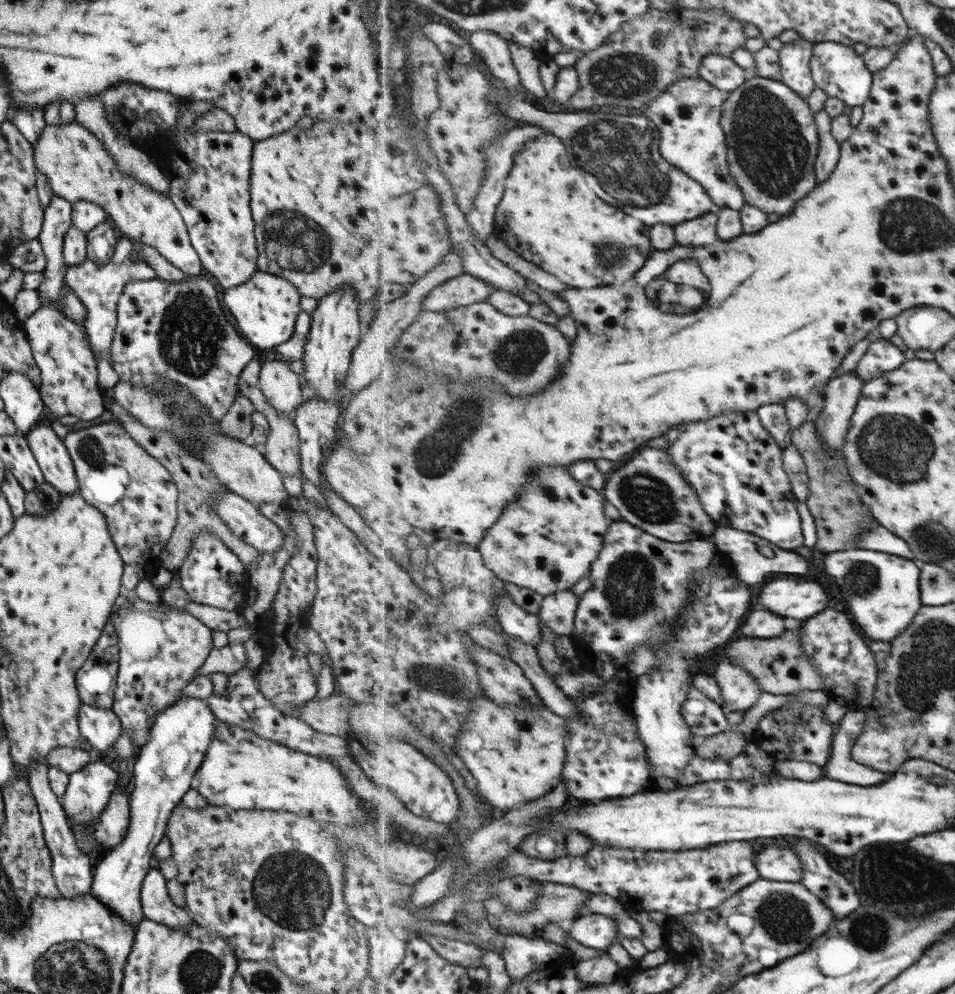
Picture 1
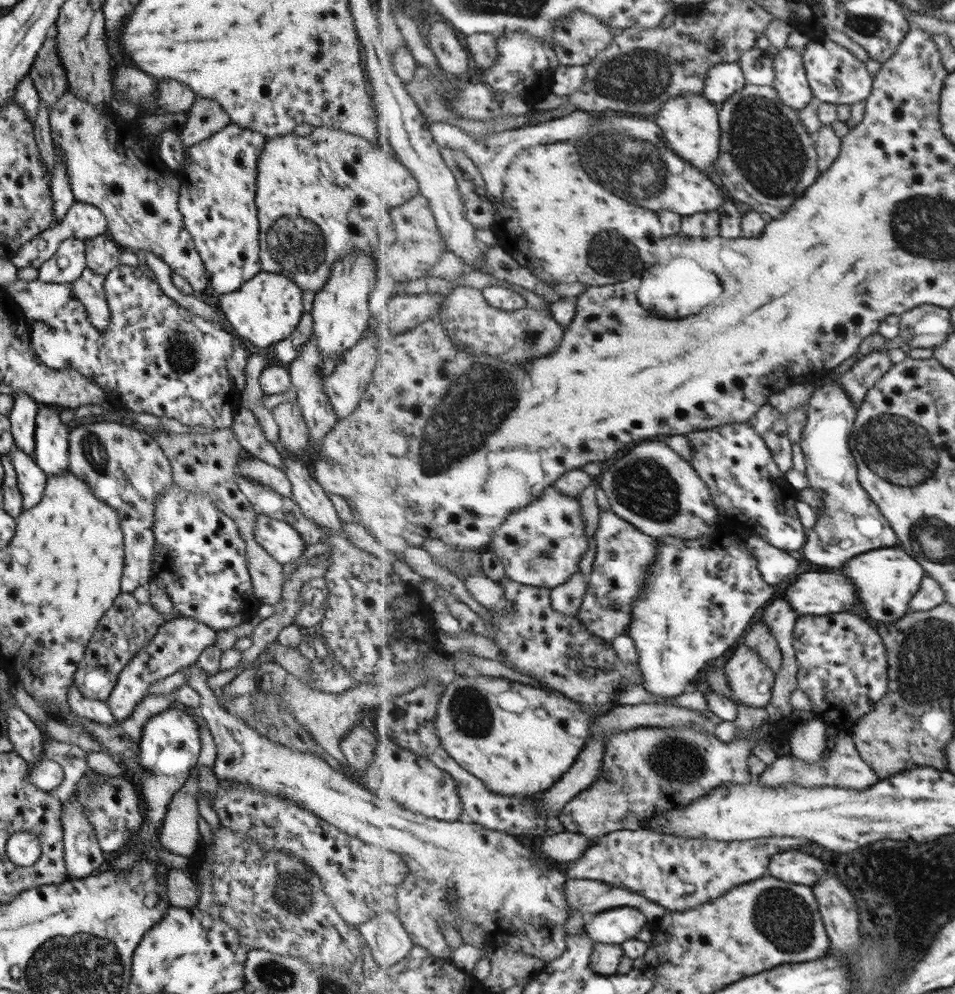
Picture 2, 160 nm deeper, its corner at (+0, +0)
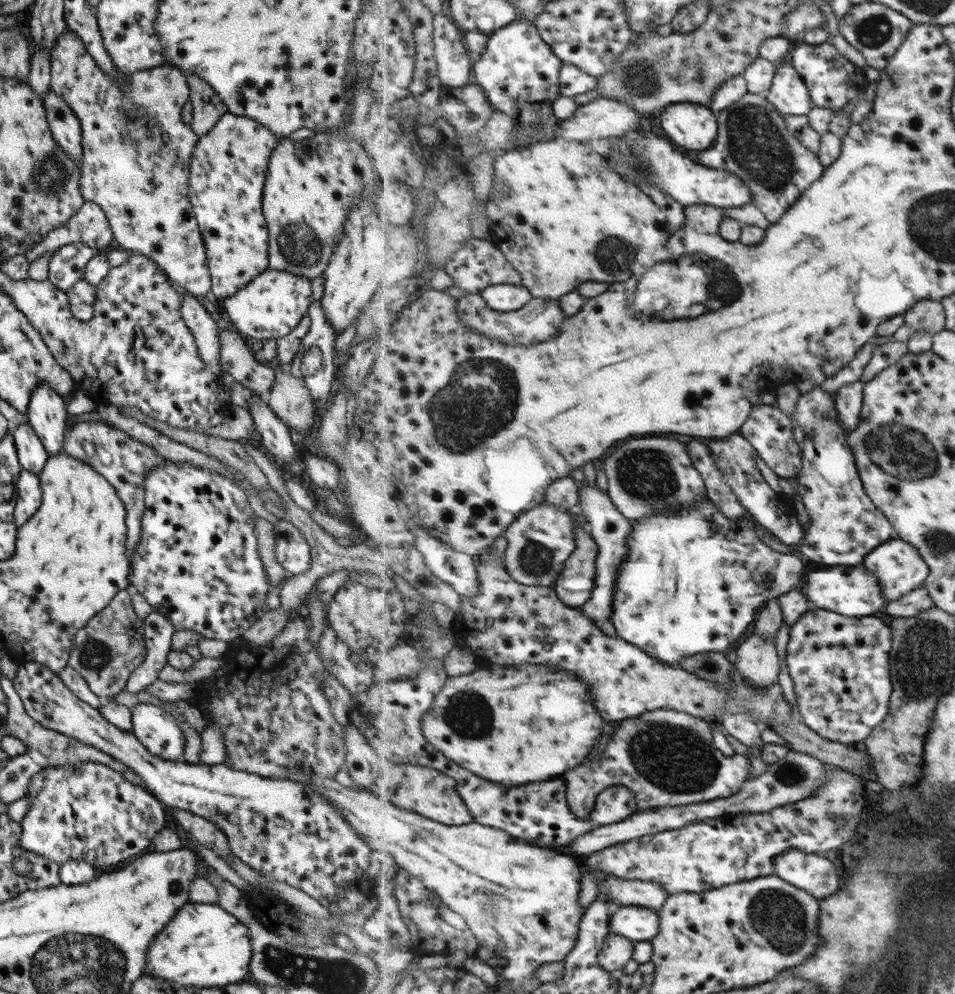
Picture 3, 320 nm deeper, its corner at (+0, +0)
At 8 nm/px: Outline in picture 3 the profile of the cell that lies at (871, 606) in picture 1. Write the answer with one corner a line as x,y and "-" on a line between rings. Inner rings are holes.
901,538
891,539
881,546
878,546
866,556
863,565
867,567
869,572
872,572
879,578
888,603
902,599
911,591
923,586
927,577
930,575
930,565
928,565
927,561
922,557
919,549

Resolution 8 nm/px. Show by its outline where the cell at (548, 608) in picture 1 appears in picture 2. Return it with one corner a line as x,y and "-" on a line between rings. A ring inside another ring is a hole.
580,570
566,583
552,588
553,608
565,616
577,615
587,594
589,583
589,578
585,577

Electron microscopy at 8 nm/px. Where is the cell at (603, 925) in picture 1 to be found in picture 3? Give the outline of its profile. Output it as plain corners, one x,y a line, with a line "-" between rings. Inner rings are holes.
638,905
616,907
610,920
610,930
636,942
651,941
660,931
660,914
652,908

